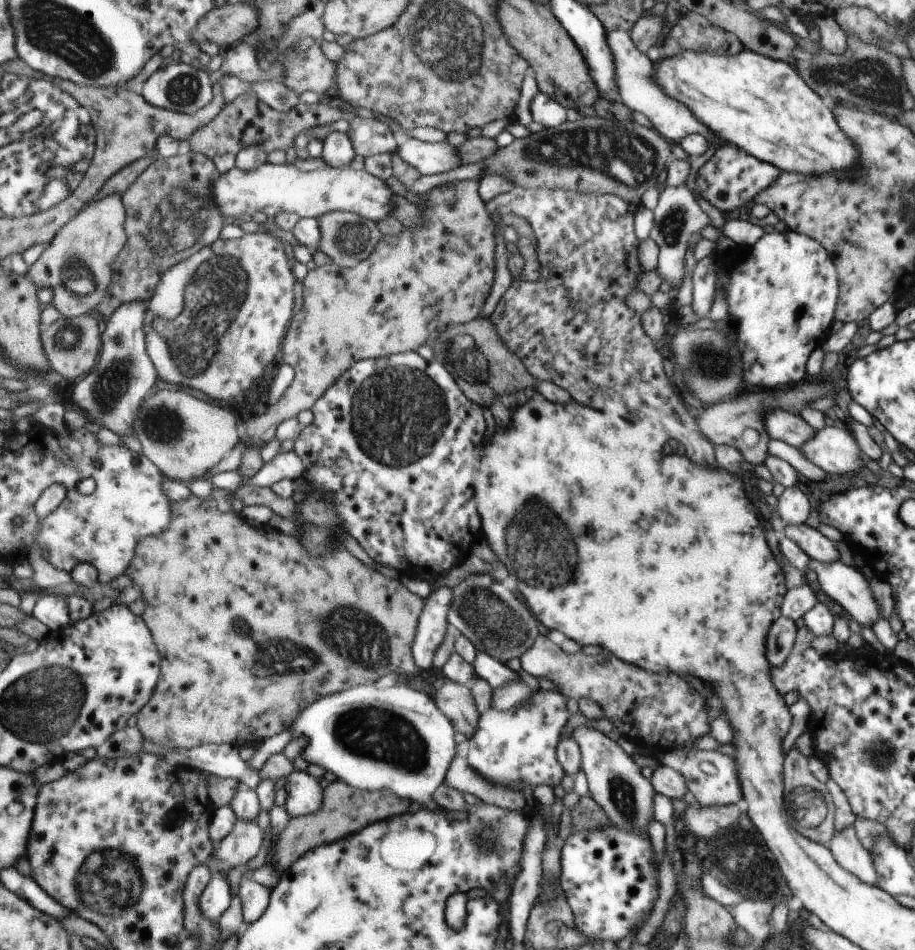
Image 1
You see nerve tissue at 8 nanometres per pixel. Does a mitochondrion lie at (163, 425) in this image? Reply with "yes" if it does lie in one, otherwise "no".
yes

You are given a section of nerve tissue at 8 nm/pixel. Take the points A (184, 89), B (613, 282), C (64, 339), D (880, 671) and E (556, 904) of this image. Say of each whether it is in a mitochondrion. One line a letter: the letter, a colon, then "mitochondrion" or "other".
A: mitochondrion
B: other
C: mitochondrion
D: other
E: other

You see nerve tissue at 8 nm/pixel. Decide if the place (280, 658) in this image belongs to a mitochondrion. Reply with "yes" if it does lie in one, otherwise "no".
yes

